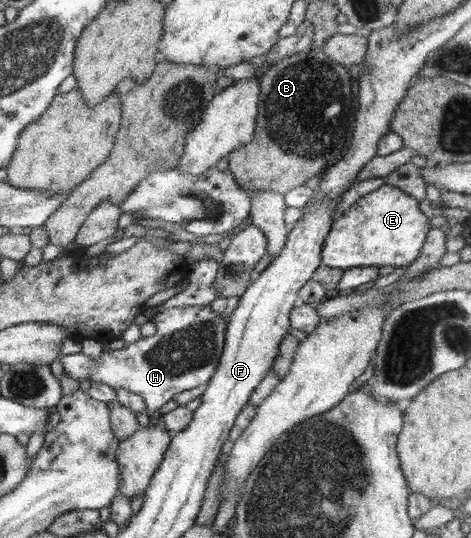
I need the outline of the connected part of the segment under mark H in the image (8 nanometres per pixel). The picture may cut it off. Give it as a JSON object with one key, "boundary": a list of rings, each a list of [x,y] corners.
{"boundary":[[[211,305],[172,307],[163,309],[154,317],[156,332],[142,337],[121,348],[105,349],[96,361],[80,354],[61,355],[65,374],[79,382],[88,378],[108,387],[131,391],[141,396],[147,404],[148,416],[159,421],[159,409],[175,395],[205,385],[211,380],[217,368],[220,352],[224,348],[226,320]]]}

